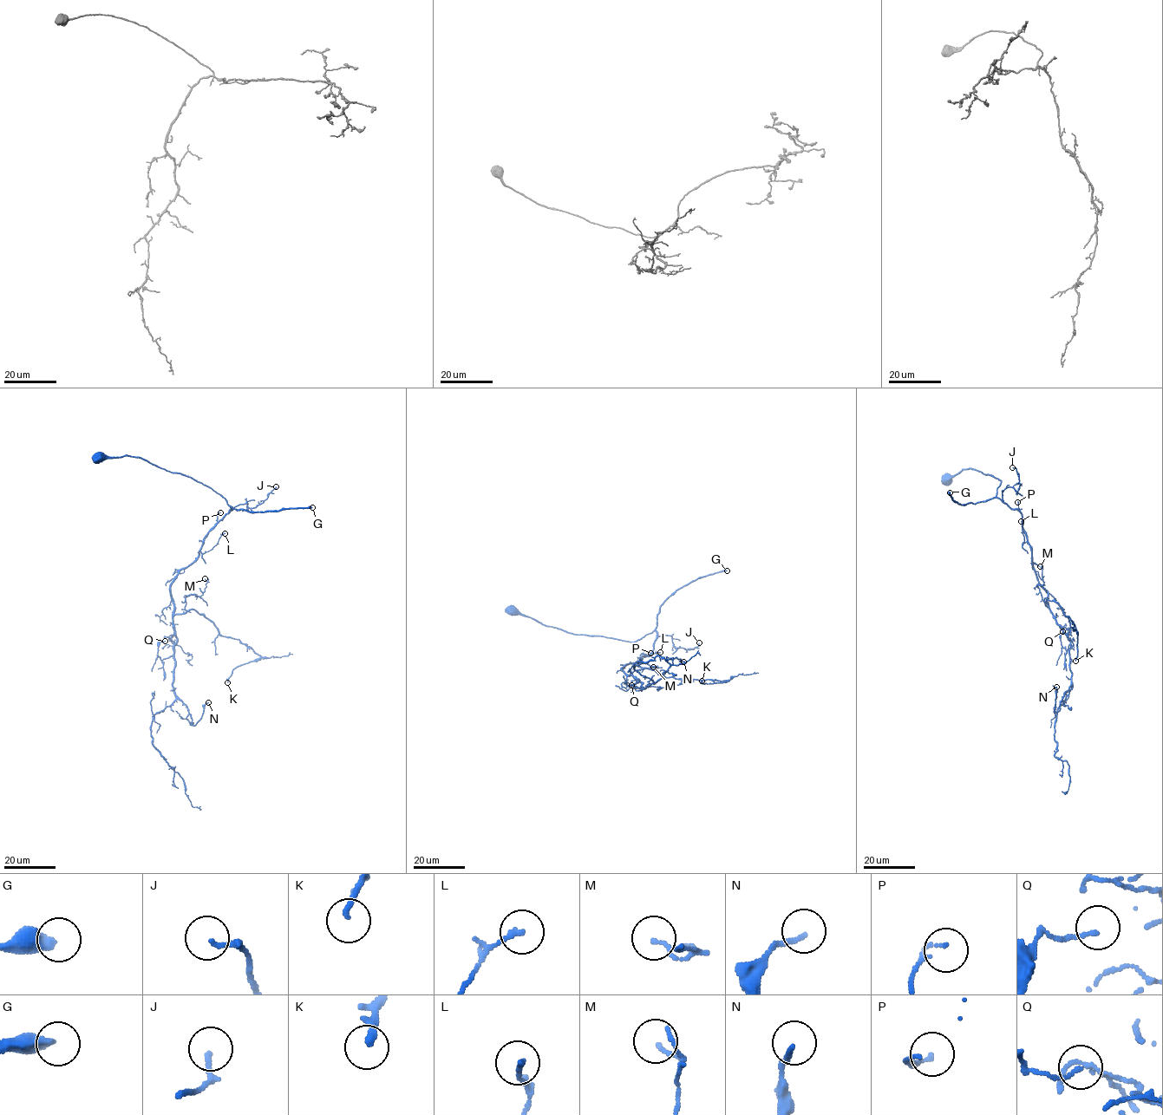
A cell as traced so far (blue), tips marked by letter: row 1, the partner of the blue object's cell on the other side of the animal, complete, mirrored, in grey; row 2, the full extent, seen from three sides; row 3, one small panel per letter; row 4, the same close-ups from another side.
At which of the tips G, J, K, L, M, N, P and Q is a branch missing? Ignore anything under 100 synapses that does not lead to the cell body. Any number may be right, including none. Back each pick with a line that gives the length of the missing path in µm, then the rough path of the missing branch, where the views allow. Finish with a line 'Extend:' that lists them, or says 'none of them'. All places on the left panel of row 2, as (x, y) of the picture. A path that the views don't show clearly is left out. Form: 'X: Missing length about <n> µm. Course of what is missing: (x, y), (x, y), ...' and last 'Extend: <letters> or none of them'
G: Missing length about 50 µm. Course of what is missing: (312, 507), (316, 508), (327, 504), (339, 508), (339, 522), (351, 530), (349, 553), (333, 558)
Extend: G

